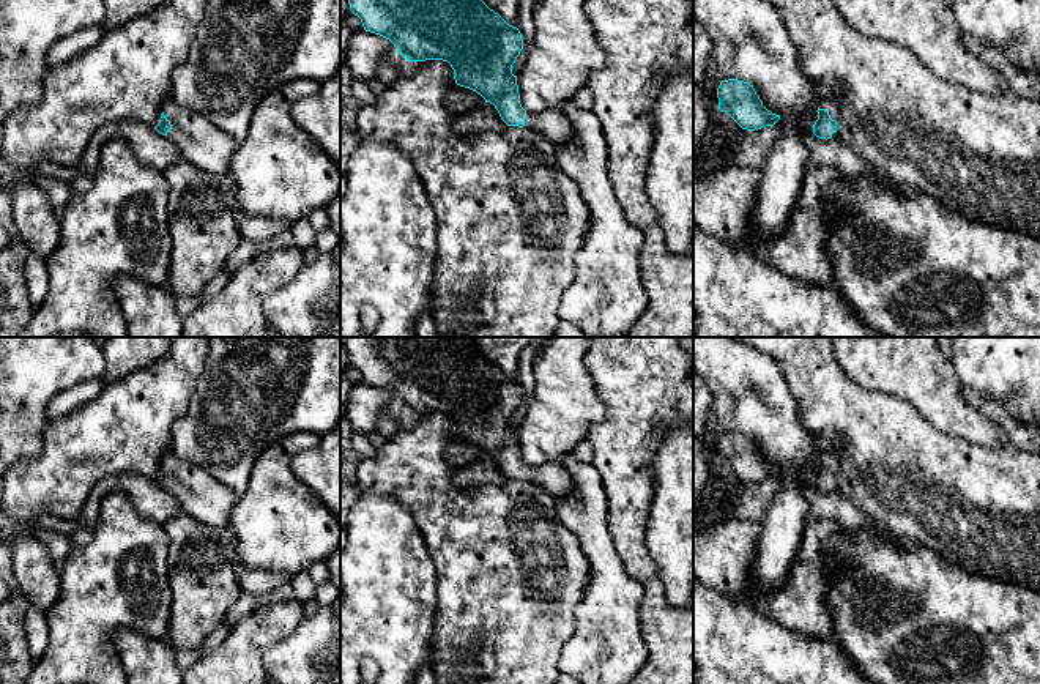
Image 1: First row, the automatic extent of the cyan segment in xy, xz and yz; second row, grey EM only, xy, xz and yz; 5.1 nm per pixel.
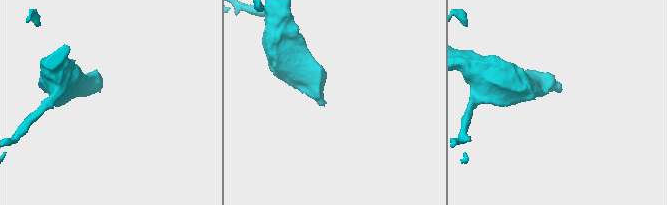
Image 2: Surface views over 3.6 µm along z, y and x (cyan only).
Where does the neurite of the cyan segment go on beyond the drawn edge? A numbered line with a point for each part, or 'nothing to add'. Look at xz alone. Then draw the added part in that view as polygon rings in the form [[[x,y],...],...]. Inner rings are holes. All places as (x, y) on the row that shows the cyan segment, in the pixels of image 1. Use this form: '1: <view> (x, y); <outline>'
1: xz (553, 125); [[[559,107],[542,112],[526,112],[523,128],[547,137],[555,145],[566,145],[575,137],[567,117]]]

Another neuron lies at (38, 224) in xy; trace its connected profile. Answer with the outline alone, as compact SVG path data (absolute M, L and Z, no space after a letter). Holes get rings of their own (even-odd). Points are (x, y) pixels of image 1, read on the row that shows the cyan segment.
M22 175L11 189L13 216L20 241L28 251L47 260L60 243L60 217L52 210L46 192L30 175Z

